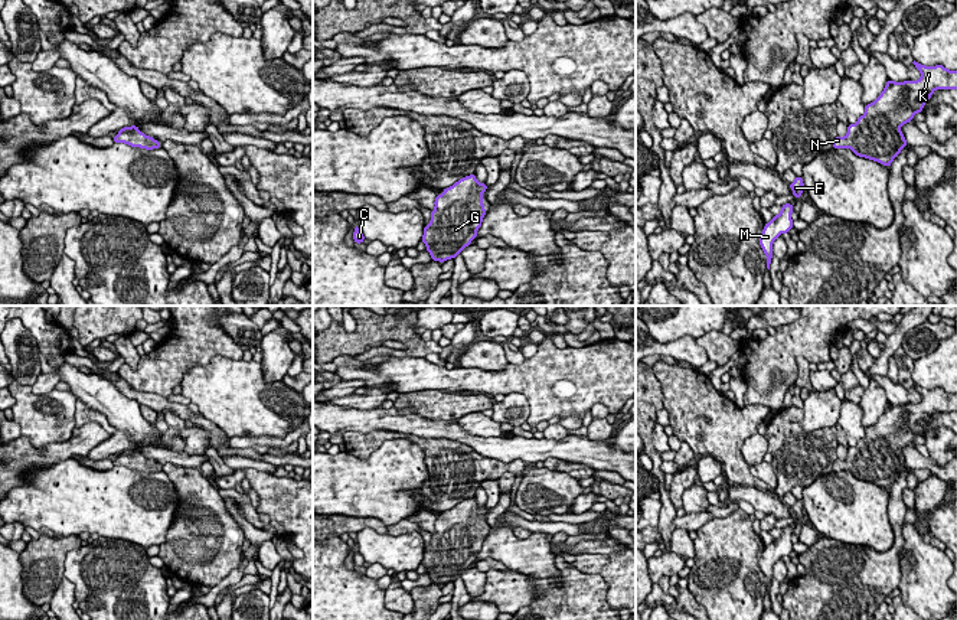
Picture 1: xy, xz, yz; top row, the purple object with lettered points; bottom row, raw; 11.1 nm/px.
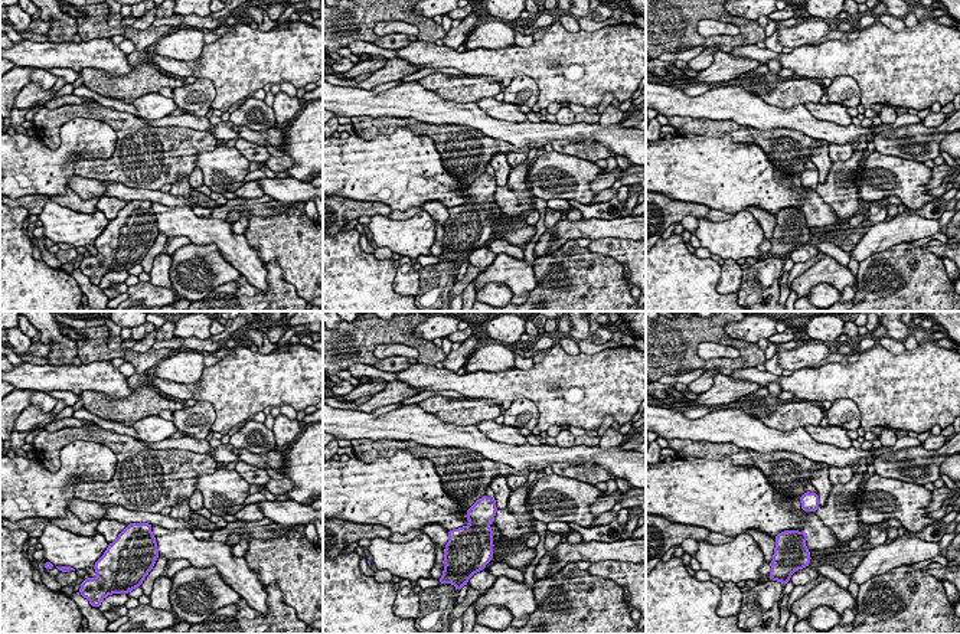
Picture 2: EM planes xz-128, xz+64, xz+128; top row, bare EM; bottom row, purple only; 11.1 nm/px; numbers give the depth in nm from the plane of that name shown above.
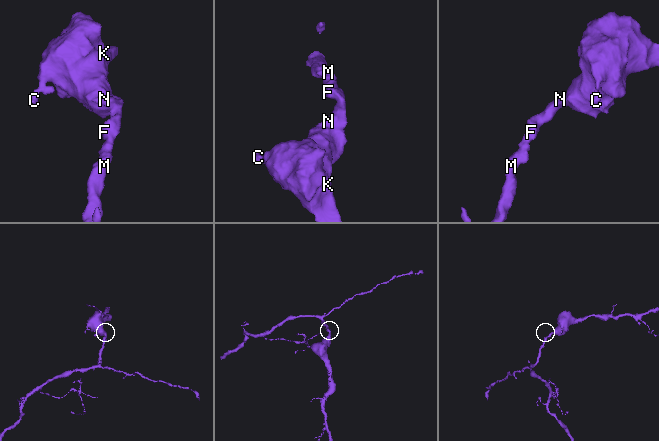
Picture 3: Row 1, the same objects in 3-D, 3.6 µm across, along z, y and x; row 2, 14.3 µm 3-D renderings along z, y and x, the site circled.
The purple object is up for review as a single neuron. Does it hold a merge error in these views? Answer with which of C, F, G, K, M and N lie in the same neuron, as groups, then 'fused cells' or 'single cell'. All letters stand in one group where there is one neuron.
C F G K M N | single cell

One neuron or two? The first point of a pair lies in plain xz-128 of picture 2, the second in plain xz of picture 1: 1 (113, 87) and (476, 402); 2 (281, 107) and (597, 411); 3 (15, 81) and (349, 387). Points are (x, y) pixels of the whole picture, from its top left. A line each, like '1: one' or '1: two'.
1: one
2: two
3: one

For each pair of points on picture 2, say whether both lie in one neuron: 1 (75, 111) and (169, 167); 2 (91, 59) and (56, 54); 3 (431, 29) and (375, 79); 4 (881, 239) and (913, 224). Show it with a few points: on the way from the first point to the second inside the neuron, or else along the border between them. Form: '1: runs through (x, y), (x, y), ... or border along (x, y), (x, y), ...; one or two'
1: runs through (98, 111), (120, 121), (146, 147); one
2: runs through (82, 56), (65, 55); one
3: border along (362, 41), (394, 51); two
4: runs through (888, 234), (905, 228); one

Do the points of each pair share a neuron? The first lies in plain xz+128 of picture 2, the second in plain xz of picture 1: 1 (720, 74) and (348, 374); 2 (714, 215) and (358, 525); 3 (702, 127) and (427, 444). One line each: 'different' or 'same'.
1: different
2: different
3: same

